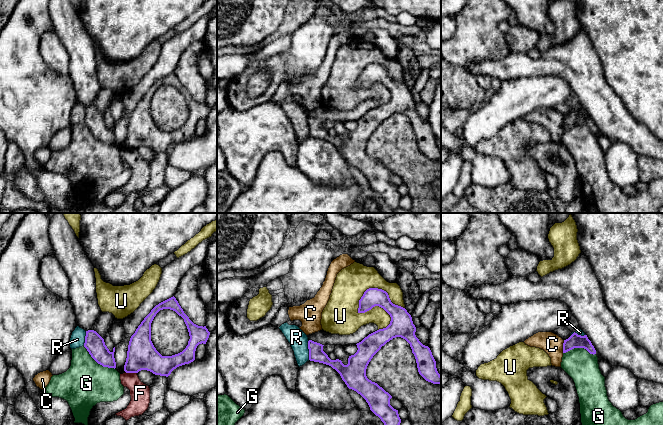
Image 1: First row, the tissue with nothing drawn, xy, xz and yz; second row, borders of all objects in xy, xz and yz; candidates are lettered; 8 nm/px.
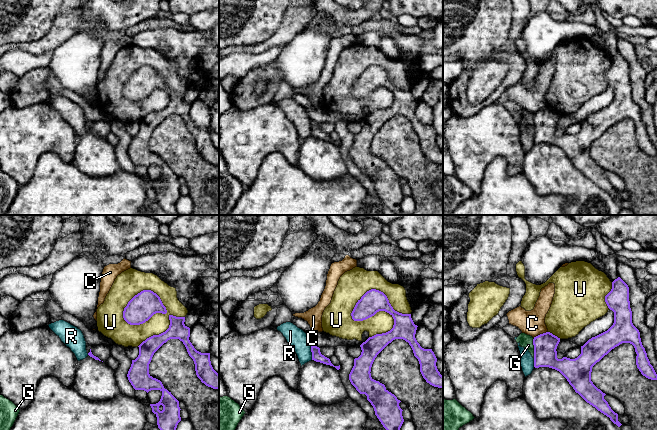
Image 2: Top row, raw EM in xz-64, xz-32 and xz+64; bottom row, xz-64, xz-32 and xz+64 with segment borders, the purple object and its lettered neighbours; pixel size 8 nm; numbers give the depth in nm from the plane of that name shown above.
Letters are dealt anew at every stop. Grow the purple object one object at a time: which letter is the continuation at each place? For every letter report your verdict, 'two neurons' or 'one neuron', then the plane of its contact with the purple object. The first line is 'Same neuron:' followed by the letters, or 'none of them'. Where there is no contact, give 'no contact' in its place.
Same neuron: none of them
C: two neurons | yz
F: two neurons | xy
G: two neurons | xy
R: two neurons | xz
U: two neurons | xz

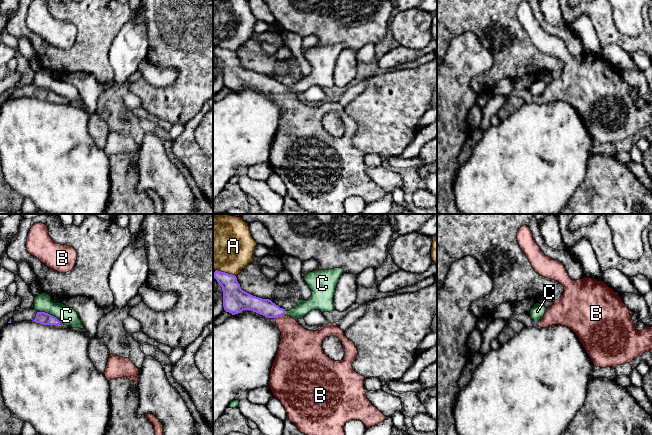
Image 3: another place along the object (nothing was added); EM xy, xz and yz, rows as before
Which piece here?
Same neuron: B
A: two neurons | xz
B: one neuron | xz
C: two neurons | xy

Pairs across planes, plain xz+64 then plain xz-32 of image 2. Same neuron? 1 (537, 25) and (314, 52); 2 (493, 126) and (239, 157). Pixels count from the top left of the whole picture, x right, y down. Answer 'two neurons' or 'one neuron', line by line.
1: one neuron
2: one neuron

